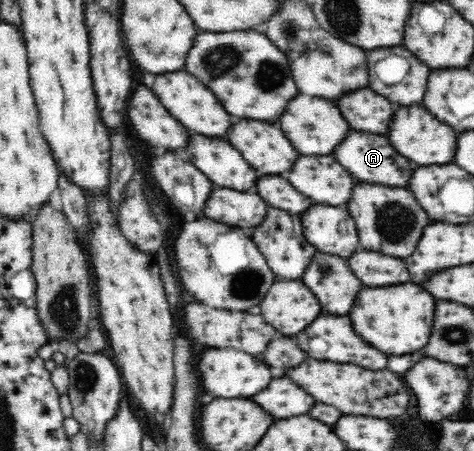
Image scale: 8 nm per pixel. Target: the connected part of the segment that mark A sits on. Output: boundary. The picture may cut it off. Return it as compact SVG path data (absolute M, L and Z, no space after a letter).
M350 133L348 139L336 149L336 159L354 173L356 179L368 183L382 183L388 187L408 187L414 165L408 157L400 155L384 135L368 135L368 133Z

